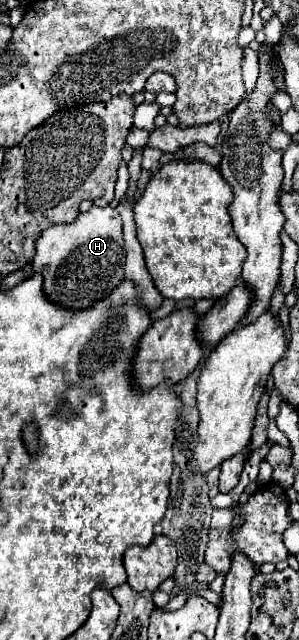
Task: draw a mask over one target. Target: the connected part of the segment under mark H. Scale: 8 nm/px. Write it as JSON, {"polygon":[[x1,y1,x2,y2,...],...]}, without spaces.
{"polygon":[[92,205,92,209,88,213,80,213,76,221,48,227,40,235,36,241,32,273,44,275,44,291,48,299,62,303,64,307,80,309,108,295,124,279,124,261,126,249,118,211,112,205]]}

